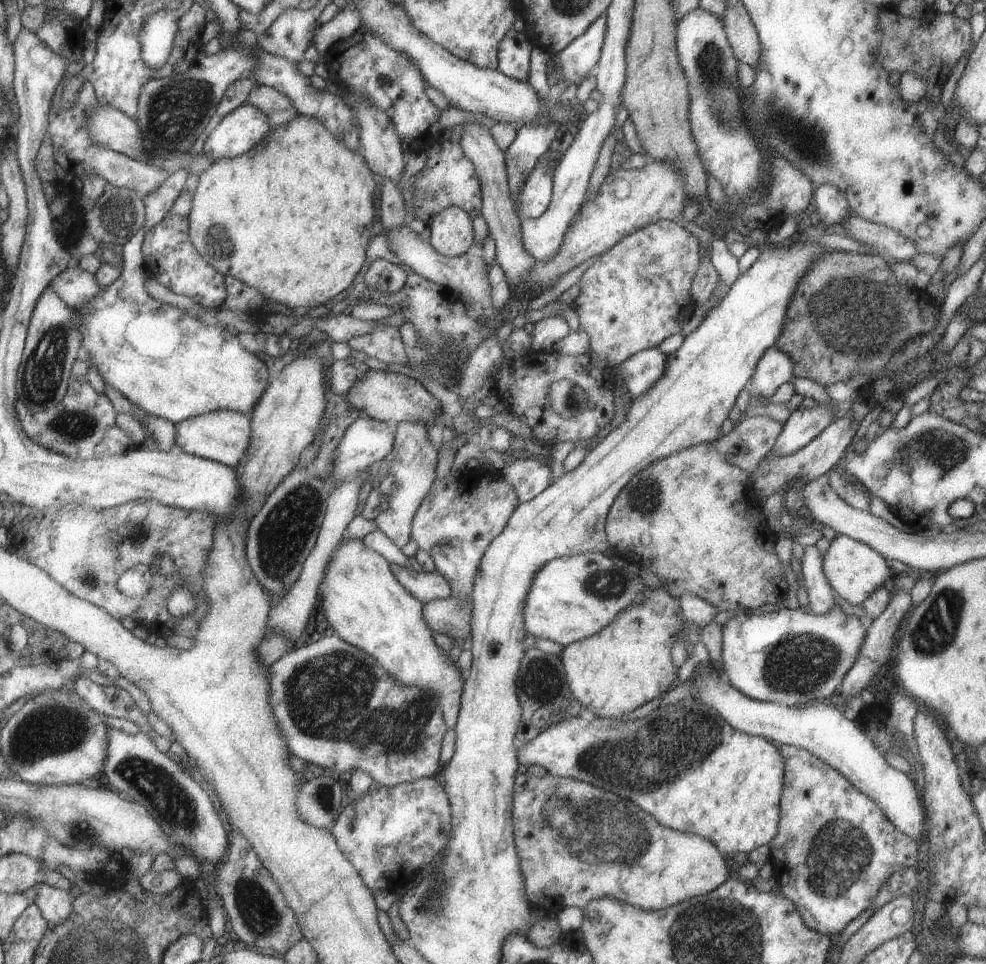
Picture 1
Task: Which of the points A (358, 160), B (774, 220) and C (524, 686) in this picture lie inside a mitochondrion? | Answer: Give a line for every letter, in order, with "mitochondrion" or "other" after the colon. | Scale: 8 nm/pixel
A: other
B: other
C: mitochondrion

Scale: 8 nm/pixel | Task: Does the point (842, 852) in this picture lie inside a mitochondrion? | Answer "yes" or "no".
yes

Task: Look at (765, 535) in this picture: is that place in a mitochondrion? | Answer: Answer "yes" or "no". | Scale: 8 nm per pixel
no

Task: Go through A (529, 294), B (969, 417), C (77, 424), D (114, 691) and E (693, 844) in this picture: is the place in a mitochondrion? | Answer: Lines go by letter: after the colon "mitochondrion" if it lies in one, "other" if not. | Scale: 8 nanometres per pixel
A: other
B: mitochondrion
C: mitochondrion
D: other
E: other

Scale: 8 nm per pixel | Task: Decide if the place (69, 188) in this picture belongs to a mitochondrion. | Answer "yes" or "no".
no

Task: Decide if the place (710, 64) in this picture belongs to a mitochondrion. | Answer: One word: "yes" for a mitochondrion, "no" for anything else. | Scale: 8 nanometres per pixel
yes

